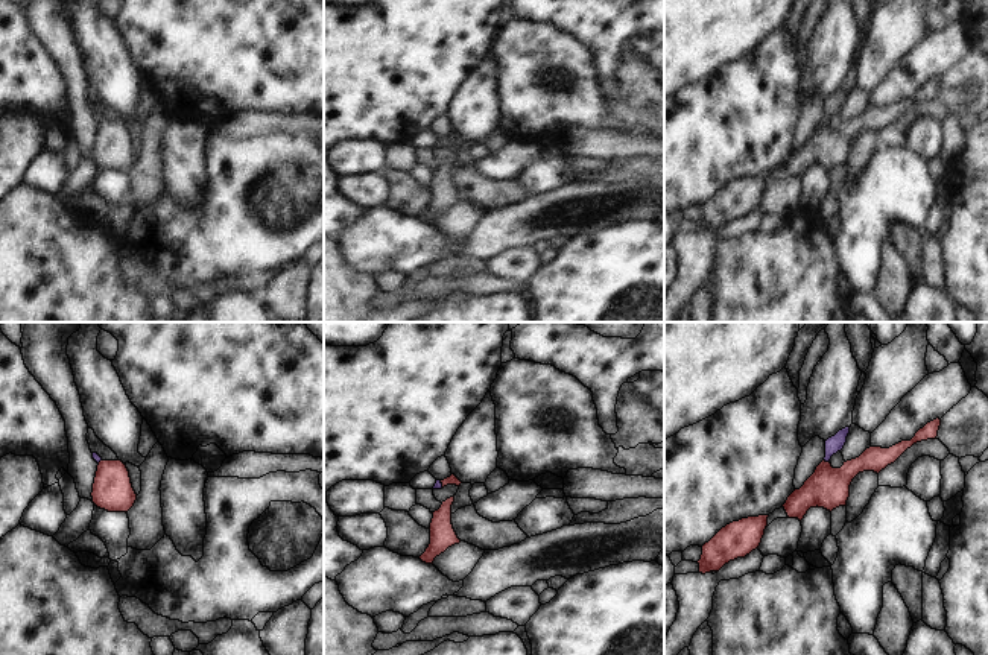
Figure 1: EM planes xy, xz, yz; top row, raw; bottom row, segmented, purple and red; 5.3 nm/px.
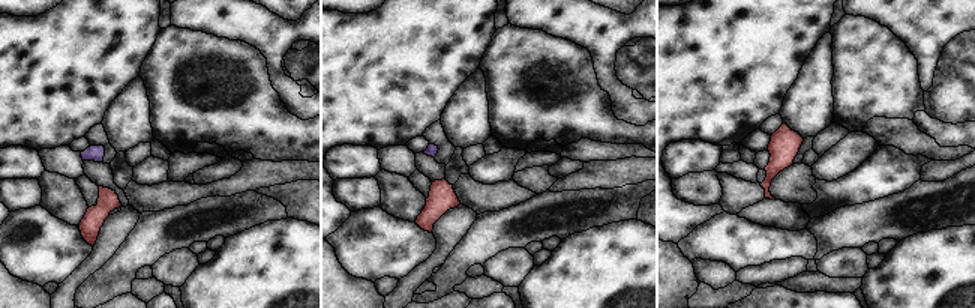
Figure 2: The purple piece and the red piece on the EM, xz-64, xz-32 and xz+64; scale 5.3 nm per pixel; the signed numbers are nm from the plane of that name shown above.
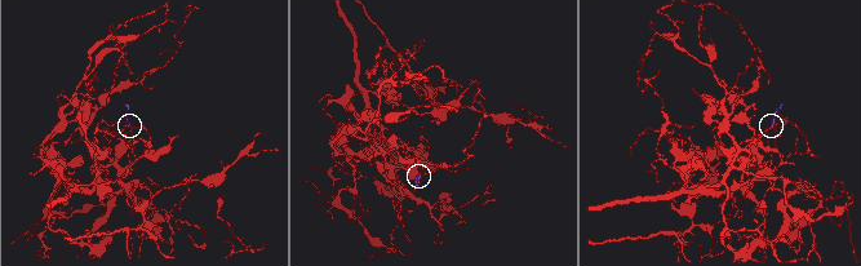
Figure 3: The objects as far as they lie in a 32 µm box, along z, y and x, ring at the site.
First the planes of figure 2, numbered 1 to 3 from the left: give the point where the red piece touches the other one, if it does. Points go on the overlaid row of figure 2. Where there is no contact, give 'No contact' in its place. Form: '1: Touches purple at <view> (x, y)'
1: No contact
2: No contact
3: No contact

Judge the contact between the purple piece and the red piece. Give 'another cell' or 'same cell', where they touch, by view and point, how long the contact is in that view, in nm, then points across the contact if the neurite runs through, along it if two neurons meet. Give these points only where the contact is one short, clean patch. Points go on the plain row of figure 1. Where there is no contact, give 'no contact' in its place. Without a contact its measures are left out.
same cell; meets purple in yz at (827, 120); contact 40 nm long; runs through yz (836, 102), (830, 108), (827, 120), (829, 148)

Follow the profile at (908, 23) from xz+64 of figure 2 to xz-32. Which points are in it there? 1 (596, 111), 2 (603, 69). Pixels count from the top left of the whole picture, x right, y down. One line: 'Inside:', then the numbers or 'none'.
Inside: 2

